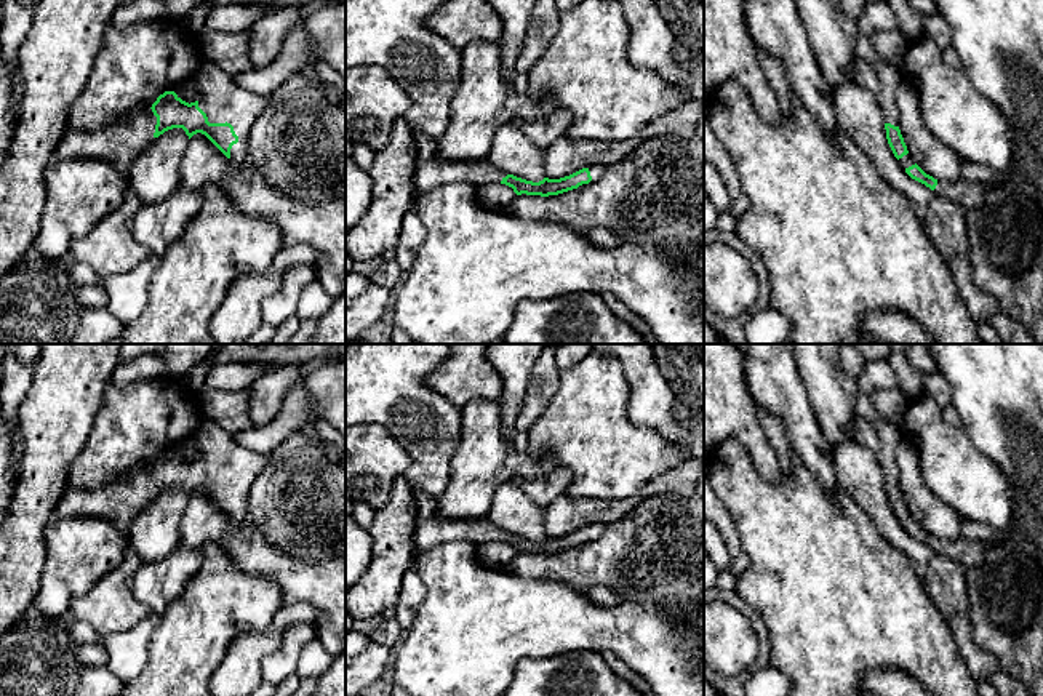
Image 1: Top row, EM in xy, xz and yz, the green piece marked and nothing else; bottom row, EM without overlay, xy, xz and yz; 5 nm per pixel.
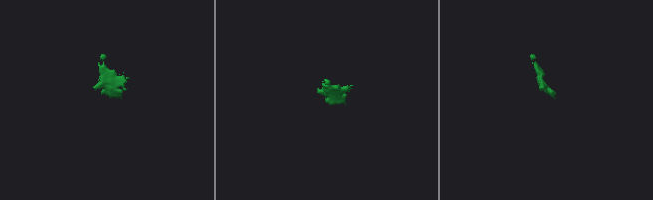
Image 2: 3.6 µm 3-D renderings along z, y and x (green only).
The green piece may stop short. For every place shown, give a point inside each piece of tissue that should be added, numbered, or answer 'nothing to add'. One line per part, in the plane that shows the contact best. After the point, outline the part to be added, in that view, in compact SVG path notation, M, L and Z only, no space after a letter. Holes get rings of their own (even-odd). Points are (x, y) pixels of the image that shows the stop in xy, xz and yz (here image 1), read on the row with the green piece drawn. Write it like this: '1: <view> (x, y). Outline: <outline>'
1: xy (223, 101). Outline: M200 35L195 80L203 93L198 99L198 107L206 114L208 122L227 122L238 136L238 142L230 149L230 160L234 163L245 162L250 130L267 109L269 98L235 85L232 77L210 59L205 35Z
2: xy (120, 141). Outline: M139 106L130 114L93 130L78 131L67 128L56 152L58 160L94 158L115 163L130 179L133 158L154 139L157 117L147 106Z

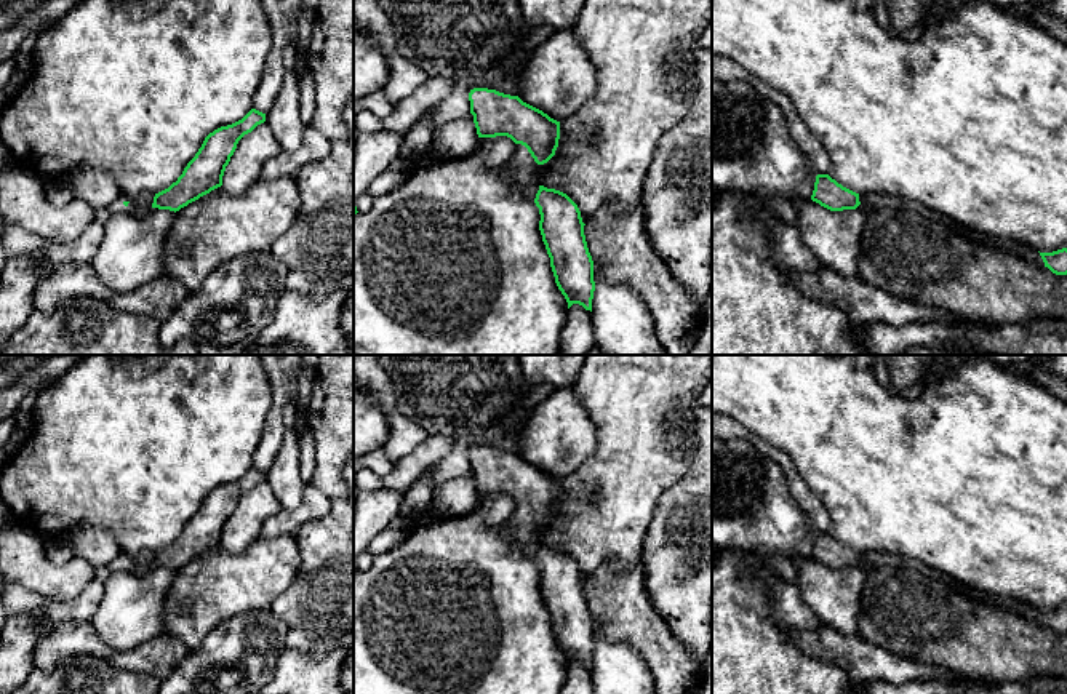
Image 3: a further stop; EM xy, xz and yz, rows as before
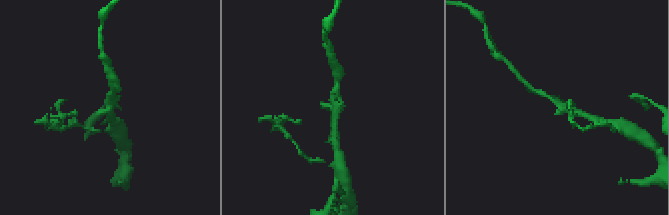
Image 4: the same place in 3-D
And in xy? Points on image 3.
nothing to add

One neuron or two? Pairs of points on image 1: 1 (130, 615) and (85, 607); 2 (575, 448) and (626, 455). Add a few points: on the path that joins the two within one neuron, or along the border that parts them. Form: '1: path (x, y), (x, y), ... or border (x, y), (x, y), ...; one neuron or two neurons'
1: path (119, 610), (96, 607); one neuron
2: path (587, 448), (613, 450); one neuron

